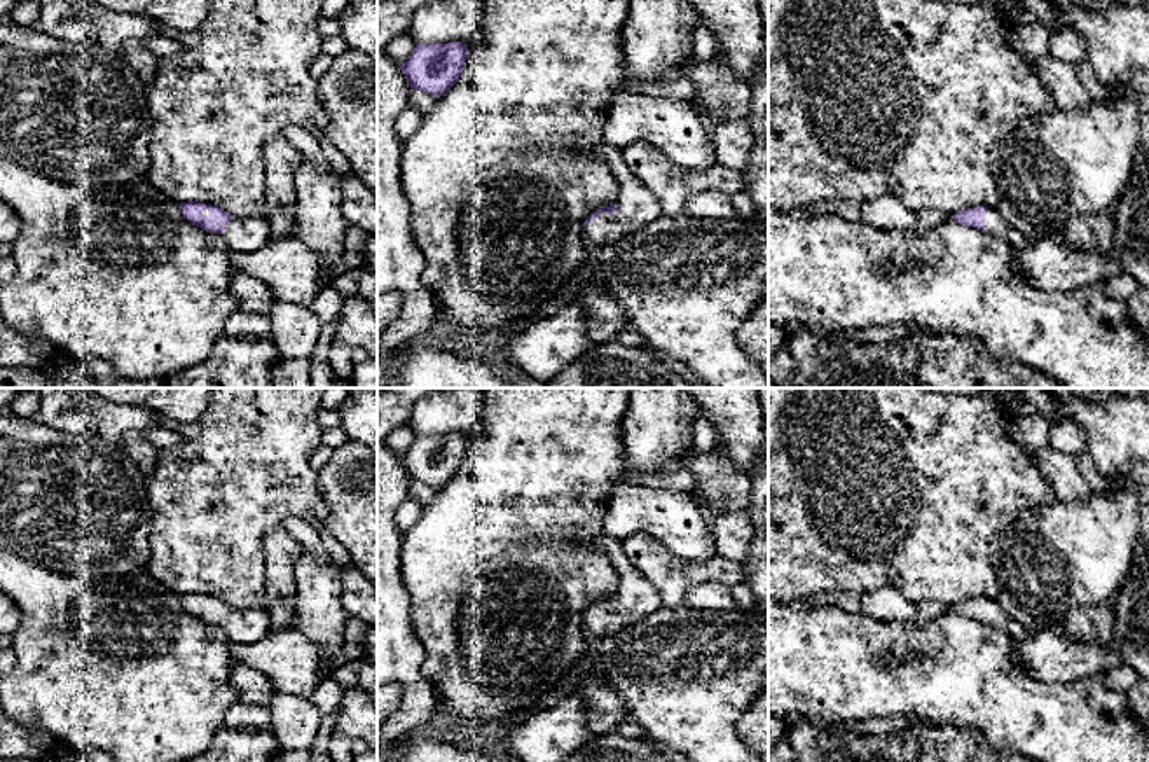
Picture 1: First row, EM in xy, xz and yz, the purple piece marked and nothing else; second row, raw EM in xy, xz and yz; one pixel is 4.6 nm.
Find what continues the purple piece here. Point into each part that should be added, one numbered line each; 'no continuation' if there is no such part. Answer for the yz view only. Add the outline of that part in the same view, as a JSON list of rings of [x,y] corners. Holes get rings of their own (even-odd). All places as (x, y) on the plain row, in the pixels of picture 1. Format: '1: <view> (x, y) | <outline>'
1: yz (994, 616) | [[[997,599],[985,603],[985,622],[1002,629],[1015,641],[1025,641],[1030,634],[1011,617],[1008,617]]]

